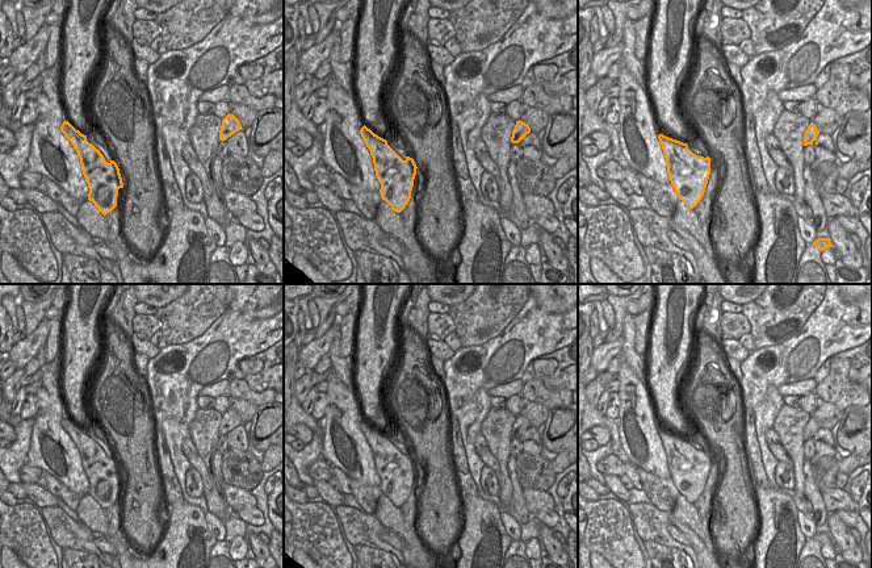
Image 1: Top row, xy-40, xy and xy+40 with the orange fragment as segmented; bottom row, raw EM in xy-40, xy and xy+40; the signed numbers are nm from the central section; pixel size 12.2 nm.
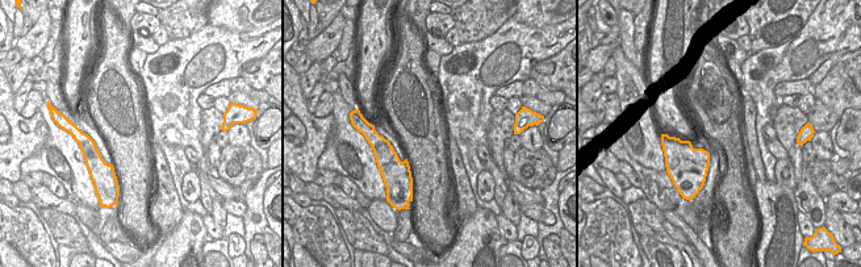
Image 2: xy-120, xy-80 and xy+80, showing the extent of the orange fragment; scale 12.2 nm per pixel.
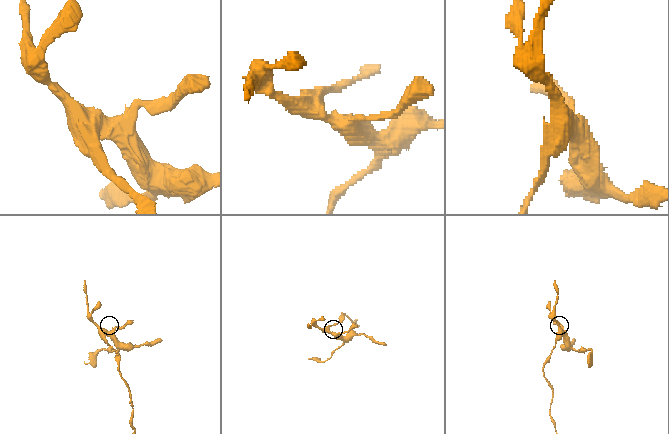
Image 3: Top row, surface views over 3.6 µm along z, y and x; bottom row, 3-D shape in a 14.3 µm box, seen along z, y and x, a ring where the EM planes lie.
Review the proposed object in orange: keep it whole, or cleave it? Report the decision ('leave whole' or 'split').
split

